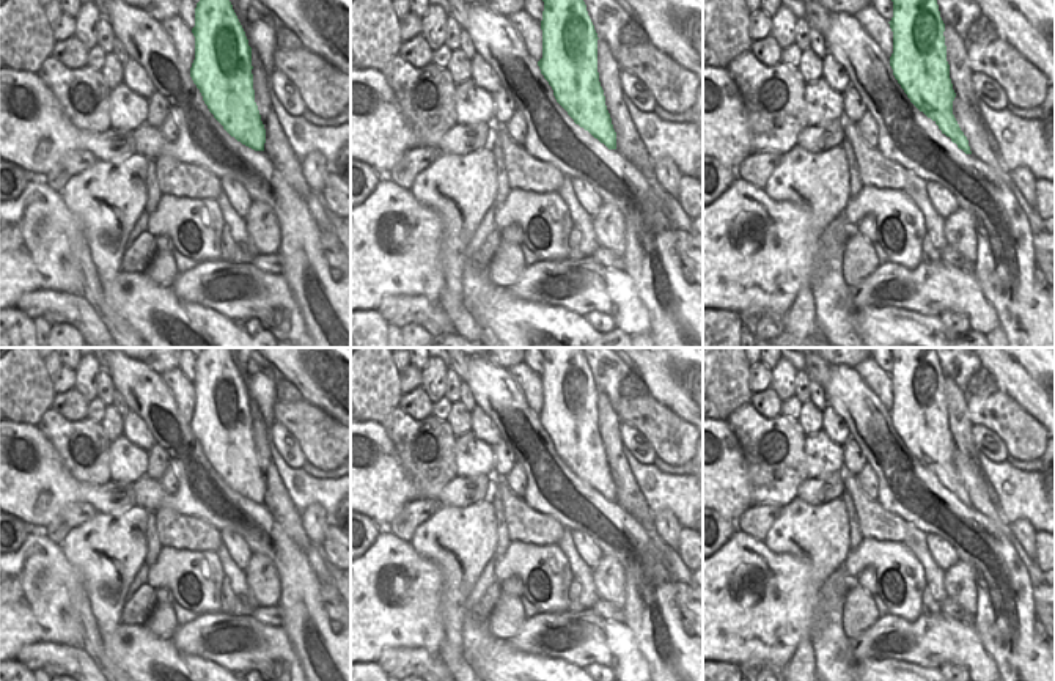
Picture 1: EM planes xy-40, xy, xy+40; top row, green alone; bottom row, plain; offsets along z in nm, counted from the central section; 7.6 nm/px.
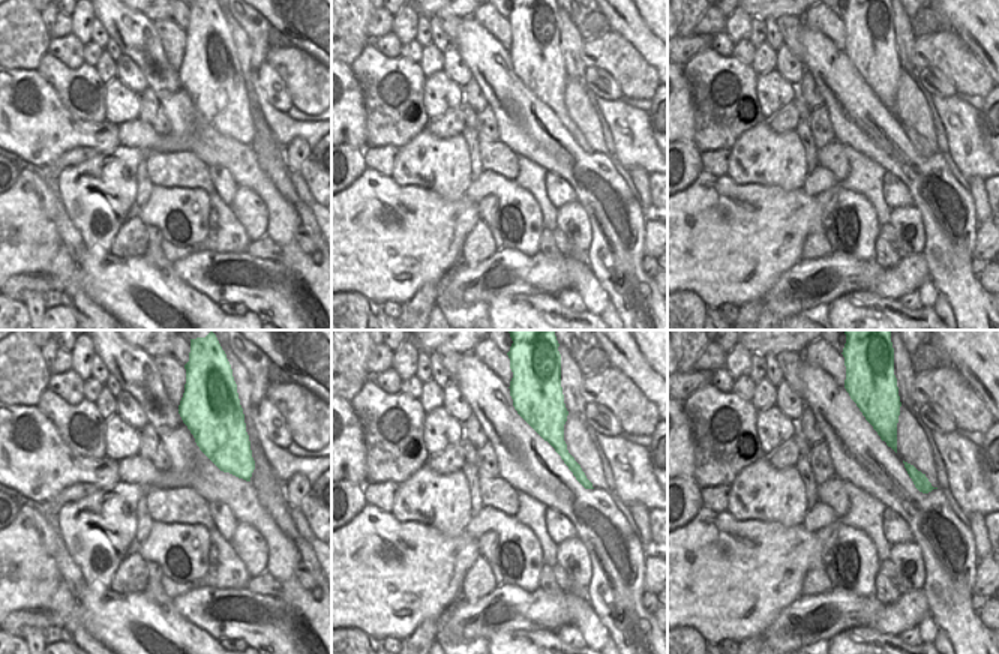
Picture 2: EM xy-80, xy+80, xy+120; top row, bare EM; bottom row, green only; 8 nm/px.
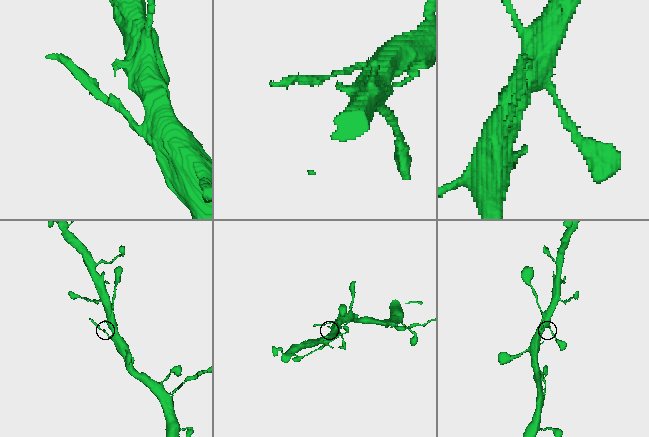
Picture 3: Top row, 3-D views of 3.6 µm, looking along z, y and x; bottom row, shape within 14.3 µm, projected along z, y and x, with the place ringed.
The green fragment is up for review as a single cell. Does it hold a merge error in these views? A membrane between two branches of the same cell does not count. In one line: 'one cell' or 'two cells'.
one cell

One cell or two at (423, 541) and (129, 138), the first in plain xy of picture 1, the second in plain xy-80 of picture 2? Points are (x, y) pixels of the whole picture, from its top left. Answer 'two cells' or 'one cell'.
two cells

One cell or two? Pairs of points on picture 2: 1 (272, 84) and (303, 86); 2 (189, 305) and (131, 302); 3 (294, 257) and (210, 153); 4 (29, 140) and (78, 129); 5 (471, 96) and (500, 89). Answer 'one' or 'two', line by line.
1: two
2: one
3: one
4: one
5: two

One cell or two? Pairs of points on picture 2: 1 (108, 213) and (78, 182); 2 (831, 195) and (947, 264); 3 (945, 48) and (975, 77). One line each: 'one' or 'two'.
1: one
2: two
3: one

